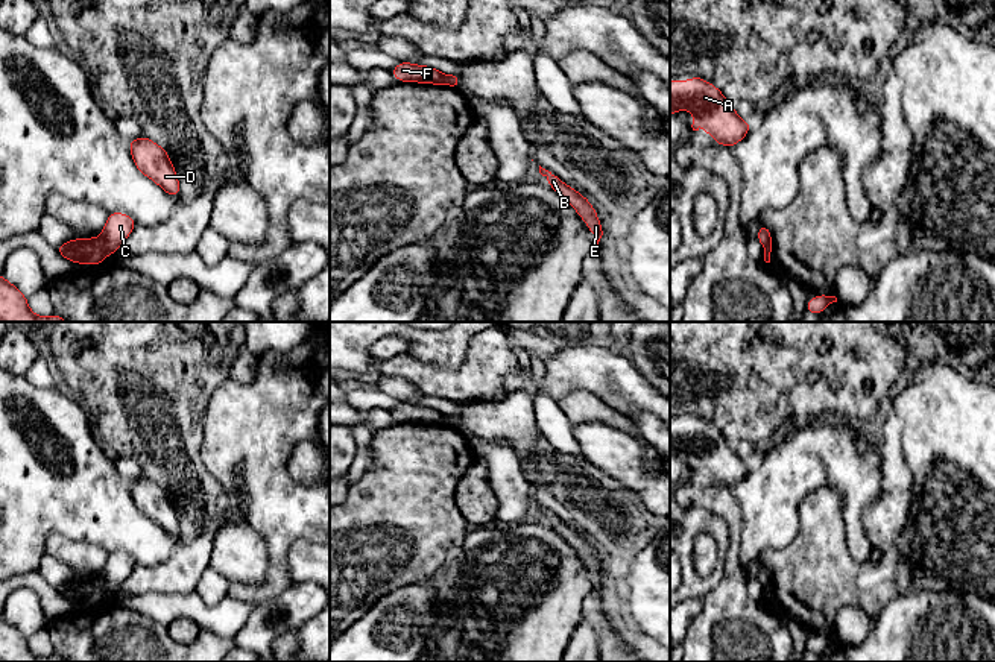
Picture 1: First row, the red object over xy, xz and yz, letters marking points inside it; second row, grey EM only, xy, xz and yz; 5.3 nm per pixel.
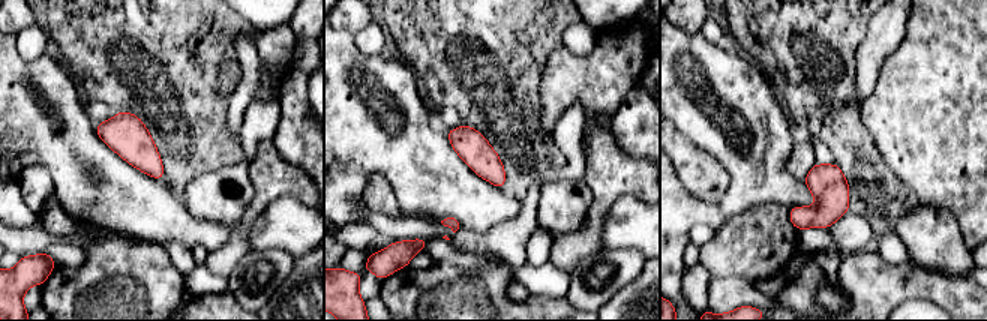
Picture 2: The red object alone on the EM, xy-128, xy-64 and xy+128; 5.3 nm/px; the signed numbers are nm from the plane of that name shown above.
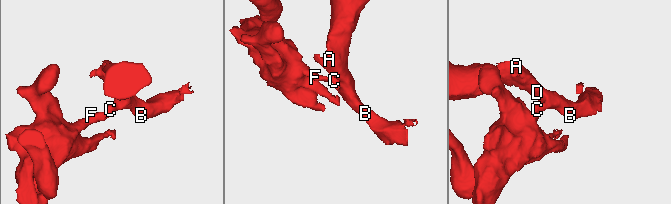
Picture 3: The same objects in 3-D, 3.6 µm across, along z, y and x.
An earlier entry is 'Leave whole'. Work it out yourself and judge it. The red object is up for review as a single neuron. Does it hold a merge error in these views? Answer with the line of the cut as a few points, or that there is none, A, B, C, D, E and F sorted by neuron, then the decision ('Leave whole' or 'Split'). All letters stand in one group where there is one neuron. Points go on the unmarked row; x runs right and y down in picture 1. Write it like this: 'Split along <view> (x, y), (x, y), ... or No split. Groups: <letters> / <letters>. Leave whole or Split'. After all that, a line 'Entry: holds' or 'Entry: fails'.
Split along xy (99, 579), (105, 594). Groups: A B C D E / F. Split
Entry: fails

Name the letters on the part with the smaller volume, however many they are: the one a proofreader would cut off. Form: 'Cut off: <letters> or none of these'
Cut off: A, B, C, D, E

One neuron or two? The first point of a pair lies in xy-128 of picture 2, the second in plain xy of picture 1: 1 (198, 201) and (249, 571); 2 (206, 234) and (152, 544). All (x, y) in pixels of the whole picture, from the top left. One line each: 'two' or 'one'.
1: one
2: one

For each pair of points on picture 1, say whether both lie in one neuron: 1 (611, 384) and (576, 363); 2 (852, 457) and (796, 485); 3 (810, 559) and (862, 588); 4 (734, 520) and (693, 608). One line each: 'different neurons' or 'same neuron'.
1: same neuron
2: same neuron
3: same neuron
4: different neurons

